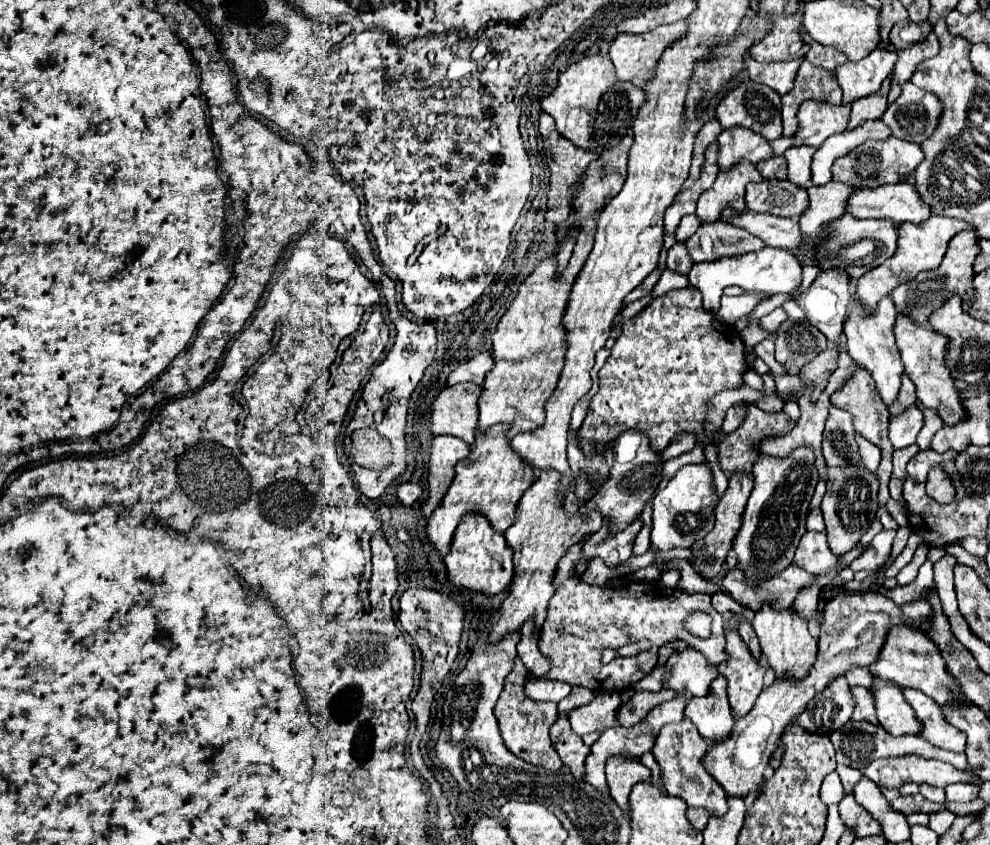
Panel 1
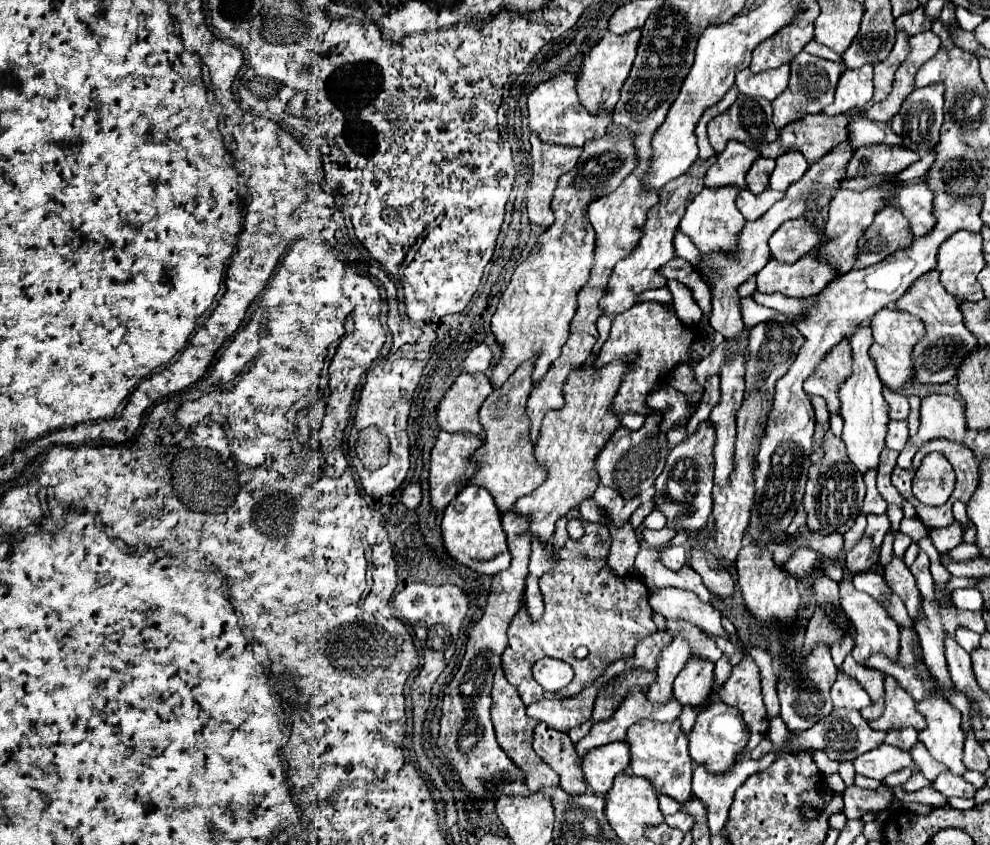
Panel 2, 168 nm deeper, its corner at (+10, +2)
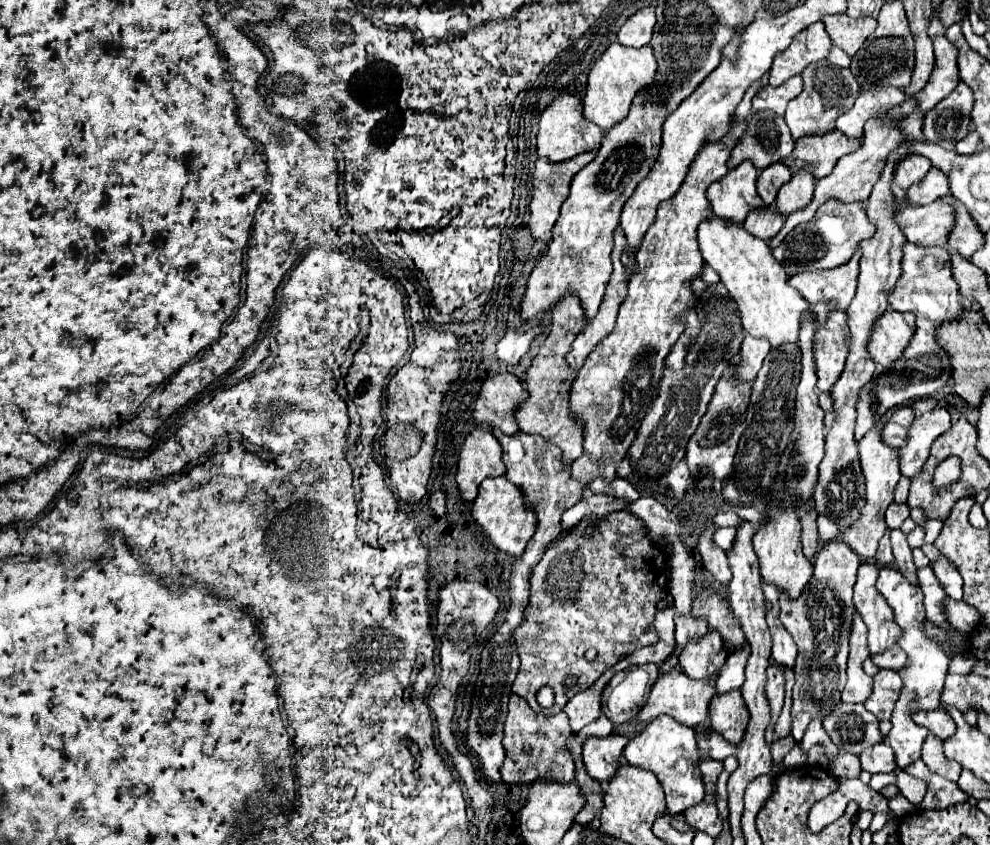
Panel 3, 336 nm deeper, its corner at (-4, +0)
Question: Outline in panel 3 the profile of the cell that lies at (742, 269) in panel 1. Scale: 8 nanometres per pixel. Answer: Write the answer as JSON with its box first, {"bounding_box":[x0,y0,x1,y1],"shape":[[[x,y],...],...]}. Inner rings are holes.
{"bounding_box":[788,250,860,310],"shape":[[[860,250],[838,268],[800,272],[788,278],[788,284],[796,288],[810,304],[816,304],[818,300],[834,300],[834,304],[838,304],[838,310],[846,310],[856,292],[858,256]]]}

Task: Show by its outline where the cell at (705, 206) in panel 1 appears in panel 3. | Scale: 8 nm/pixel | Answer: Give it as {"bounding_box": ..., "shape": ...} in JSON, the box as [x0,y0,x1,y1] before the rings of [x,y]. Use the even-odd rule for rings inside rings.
{"bounding_box":[698,216,810,346],"shape":[[[712,216],[698,226],[698,244],[702,258],[718,272],[728,294],[738,304],[742,326],[752,336],[766,336],[772,346],[798,340],[800,314],[806,312],[810,304],[786,284],[788,276],[782,272],[782,268],[778,268],[778,262],[762,238],[750,234],[738,222]]]}

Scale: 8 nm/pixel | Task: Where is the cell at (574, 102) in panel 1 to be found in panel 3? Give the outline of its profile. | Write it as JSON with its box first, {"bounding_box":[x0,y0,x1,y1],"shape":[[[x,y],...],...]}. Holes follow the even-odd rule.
{"bounding_box":[538,92,606,162],"shape":[[[564,92],[554,102],[546,106],[546,110],[540,116],[540,130],[538,130],[538,156],[546,156],[550,162],[562,162],[570,160],[582,152],[598,150],[602,138],[606,132],[584,118],[584,106],[582,100],[570,92]]]}

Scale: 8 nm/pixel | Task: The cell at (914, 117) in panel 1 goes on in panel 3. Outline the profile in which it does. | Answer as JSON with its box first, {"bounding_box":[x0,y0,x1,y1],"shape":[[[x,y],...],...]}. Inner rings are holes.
{"bounding_box":[922,82,972,148],"shape":[[[960,82],[950,96],[926,112],[922,126],[924,138],[938,146],[954,148],[954,144],[968,134],[972,104],[970,86]]]}

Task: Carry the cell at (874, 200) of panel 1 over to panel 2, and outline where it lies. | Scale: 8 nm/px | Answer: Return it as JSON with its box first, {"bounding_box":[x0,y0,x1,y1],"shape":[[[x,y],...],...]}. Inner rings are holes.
{"bounding_box":[892,184,936,236],"shape":[[[902,184],[898,188],[898,196],[892,200],[892,204],[900,206],[904,216],[910,220],[914,236],[924,236],[928,230],[932,230],[932,226],[936,226],[936,216],[932,214],[932,208],[934,208],[932,200],[934,200],[934,194],[926,184]]]}

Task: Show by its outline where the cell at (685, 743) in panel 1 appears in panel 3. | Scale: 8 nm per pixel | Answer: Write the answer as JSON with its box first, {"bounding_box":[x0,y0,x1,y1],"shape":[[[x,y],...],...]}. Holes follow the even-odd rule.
{"bounding_box":[624,716,704,814],"shape":[[[658,716],[654,722],[650,722],[644,728],[644,732],[640,732],[636,738],[630,740],[630,744],[624,750],[624,758],[628,760],[630,766],[650,770],[658,776],[666,794],[666,806],[670,814],[684,812],[686,808],[702,802],[704,786],[702,786],[700,768],[698,768],[700,758],[696,752],[694,728],[682,726],[670,716]]]}

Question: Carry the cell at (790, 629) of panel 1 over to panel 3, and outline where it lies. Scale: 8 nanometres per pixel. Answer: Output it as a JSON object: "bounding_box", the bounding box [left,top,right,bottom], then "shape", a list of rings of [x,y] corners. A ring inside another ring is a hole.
{"bounding_box":[752,504,812,600],"shape":[[[774,504],[768,512],[768,518],[770,518],[768,524],[762,526],[752,538],[754,552],[760,560],[762,582],[776,586],[780,592],[786,592],[792,600],[796,600],[812,578],[812,564],[806,560],[806,556],[802,554],[802,546],[800,546],[800,528],[798,528],[796,512],[794,508],[780,510],[780,506]]]}

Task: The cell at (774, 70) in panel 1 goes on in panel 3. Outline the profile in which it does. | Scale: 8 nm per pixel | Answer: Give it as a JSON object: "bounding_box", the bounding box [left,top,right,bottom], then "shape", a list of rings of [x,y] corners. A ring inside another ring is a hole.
{"bounding_box":[752,76,802,116],"shape":[[[792,76],[782,86],[776,86],[776,88],[766,84],[752,98],[752,108],[754,110],[774,110],[782,116],[786,110],[786,104],[792,98],[796,98],[800,92],[802,92],[802,78],[800,76]]]}

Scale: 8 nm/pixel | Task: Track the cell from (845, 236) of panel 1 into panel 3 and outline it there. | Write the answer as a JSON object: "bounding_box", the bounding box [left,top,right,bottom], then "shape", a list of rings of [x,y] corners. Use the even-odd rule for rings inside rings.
{"bounding_box":[894,202,954,248],"shape":[[[932,202],[918,208],[906,208],[906,212],[898,212],[894,220],[912,244],[930,248],[946,244],[954,212],[950,212],[948,204]]]}

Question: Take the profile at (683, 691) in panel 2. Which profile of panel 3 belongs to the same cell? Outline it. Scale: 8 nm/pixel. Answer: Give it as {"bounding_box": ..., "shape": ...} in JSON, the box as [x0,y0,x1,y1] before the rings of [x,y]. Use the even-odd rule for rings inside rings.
{"bounding_box":[680,632,728,680],"shape":[[[708,632],[704,638],[690,642],[680,654],[680,666],[692,680],[714,680],[728,658],[726,644],[718,632]]]}

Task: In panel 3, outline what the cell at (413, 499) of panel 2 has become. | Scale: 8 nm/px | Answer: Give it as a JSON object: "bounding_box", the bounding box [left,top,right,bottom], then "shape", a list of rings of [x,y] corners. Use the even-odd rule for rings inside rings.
{"bounding_box":[428,492,446,514],"shape":[[[432,492],[428,504],[436,514],[444,514],[446,512],[446,494],[444,492]]]}

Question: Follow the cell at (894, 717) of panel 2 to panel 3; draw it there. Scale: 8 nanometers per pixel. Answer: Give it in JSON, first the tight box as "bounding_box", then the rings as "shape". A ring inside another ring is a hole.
{"bounding_box":[912,710,954,740],"shape":[[[914,710],[912,712],[912,720],[924,728],[928,728],[934,736],[938,736],[940,740],[946,740],[948,736],[952,736],[954,732],[954,722],[950,720],[950,716],[946,716],[946,712],[942,710]]]}

